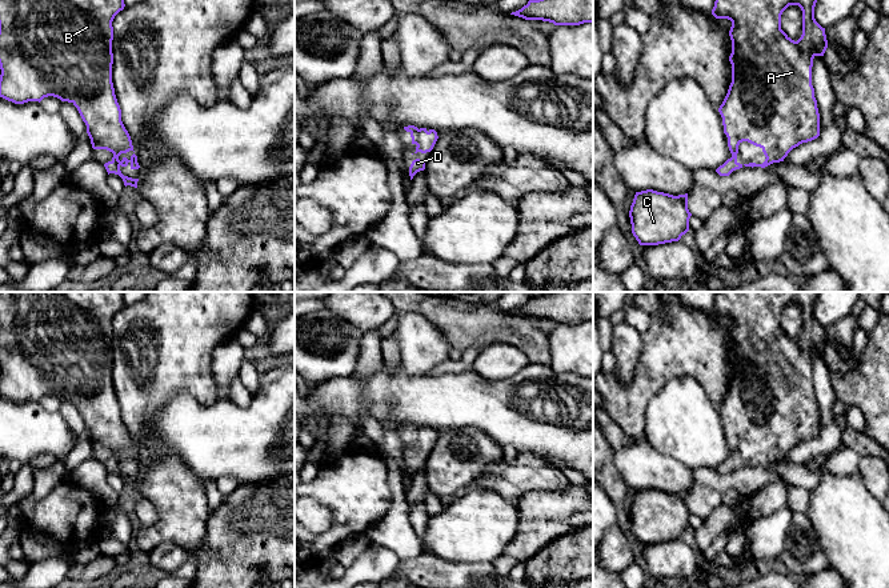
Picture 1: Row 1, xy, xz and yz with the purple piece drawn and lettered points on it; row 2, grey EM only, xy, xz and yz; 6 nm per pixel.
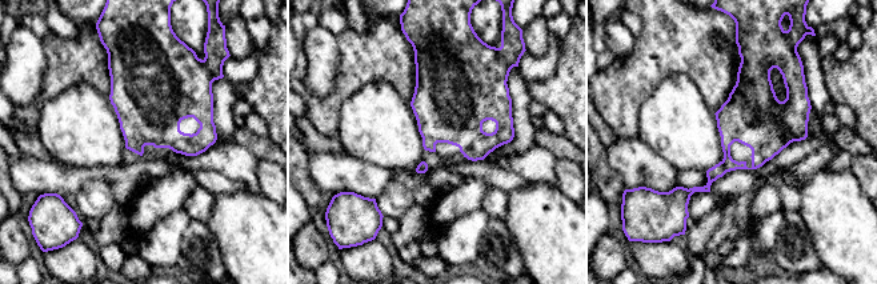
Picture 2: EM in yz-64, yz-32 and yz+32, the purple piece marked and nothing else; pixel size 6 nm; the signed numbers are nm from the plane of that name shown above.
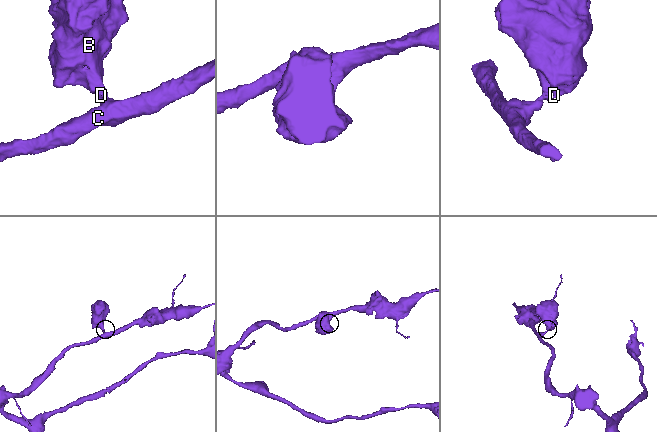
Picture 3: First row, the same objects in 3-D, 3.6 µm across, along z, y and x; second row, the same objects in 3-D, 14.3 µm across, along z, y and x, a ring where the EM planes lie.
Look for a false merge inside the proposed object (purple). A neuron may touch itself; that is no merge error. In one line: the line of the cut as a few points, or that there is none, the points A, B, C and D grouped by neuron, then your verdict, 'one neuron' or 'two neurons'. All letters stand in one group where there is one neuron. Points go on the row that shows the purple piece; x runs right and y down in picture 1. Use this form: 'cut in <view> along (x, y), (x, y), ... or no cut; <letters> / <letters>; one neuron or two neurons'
no cut; A B C D; one neuron

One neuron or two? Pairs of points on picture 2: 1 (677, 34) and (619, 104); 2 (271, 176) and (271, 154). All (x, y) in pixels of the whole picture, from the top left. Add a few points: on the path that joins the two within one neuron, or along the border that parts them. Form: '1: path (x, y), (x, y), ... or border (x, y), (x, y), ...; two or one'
1: path (661, 51), (628, 87); one
2: border (260, 158), (273, 162); two

